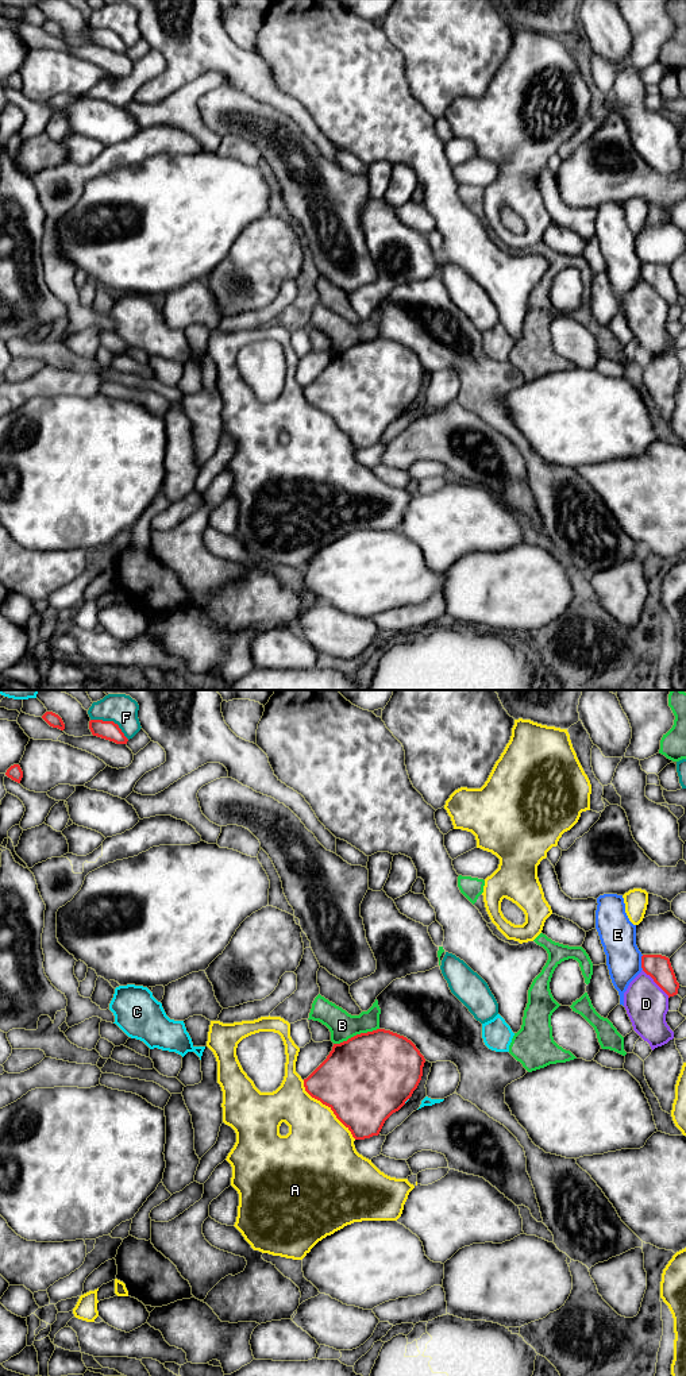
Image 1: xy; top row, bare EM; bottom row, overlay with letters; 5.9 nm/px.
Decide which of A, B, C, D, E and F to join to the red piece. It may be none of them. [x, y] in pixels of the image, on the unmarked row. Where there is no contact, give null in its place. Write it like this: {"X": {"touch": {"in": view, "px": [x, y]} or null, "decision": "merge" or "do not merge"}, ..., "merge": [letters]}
{"A": {"touch": {"in": "xy", "px": [328, 415]}, "decision": "do not merge"}, "B": {"touch": {"in": "xy", "px": [357, 343]}, "decision": "do not merge"}, "C": {"touch": {"in": "xy", "px": [405, 409]}, "decision": "do not merge"}, "D": {"touch": {"in": "xy", "px": [655, 290]}, "decision": "do not merge"}, "E": {"touch": {"in": "xy", "px": [642, 270]}, "decision": "do not merge"}, "F": {"touch": {"in": "xy", "px": [111, 30]}, "decision": "do not merge"}, "merge": []}

